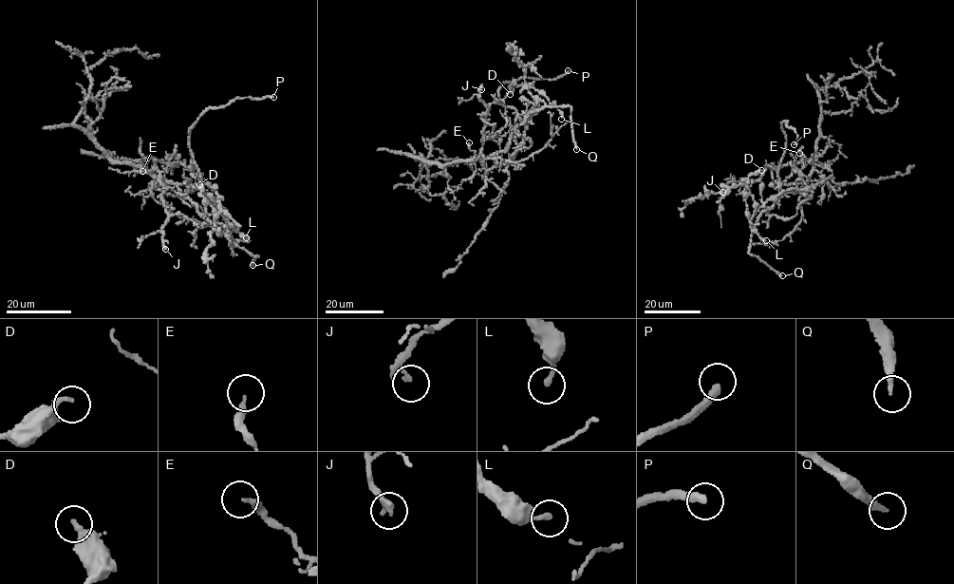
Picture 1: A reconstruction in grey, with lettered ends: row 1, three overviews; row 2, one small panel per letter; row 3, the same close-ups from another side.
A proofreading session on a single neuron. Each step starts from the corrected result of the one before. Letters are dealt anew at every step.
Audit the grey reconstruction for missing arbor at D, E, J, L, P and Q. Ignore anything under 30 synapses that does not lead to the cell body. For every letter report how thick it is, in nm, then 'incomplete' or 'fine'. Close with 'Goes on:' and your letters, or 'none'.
D: 190 nm | fine
E: 240 nm | fine
J: 240 nm | incomplete
L: 200 nm | fine
P: 320 nm | incomplete
Q: 240 nm | incomplete
Goes on: J, P, Q

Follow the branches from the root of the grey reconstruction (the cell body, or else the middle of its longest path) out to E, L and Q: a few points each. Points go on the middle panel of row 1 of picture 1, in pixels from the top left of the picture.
E: (480, 159), (474, 157), (469, 142)
L: (480, 159), (504, 150), (517, 116), (525, 120), (539, 101), (528, 88), (543, 94), (559, 111), (561, 119)
Q: (480, 159), (507, 149), (511, 133), (525, 117), (549, 106), (570, 107), (576, 149)

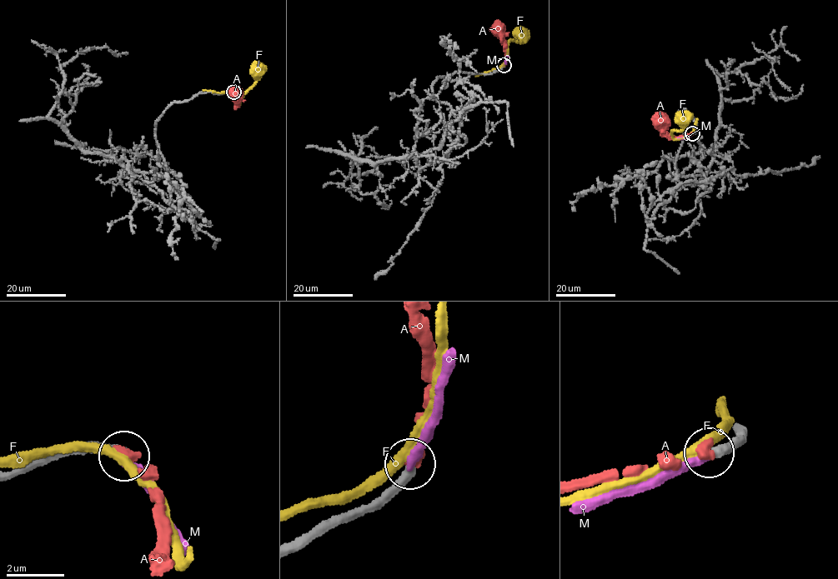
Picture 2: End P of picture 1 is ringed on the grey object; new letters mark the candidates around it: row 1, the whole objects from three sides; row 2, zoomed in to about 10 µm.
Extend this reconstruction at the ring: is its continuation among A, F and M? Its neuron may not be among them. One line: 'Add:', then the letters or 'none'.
Add: A

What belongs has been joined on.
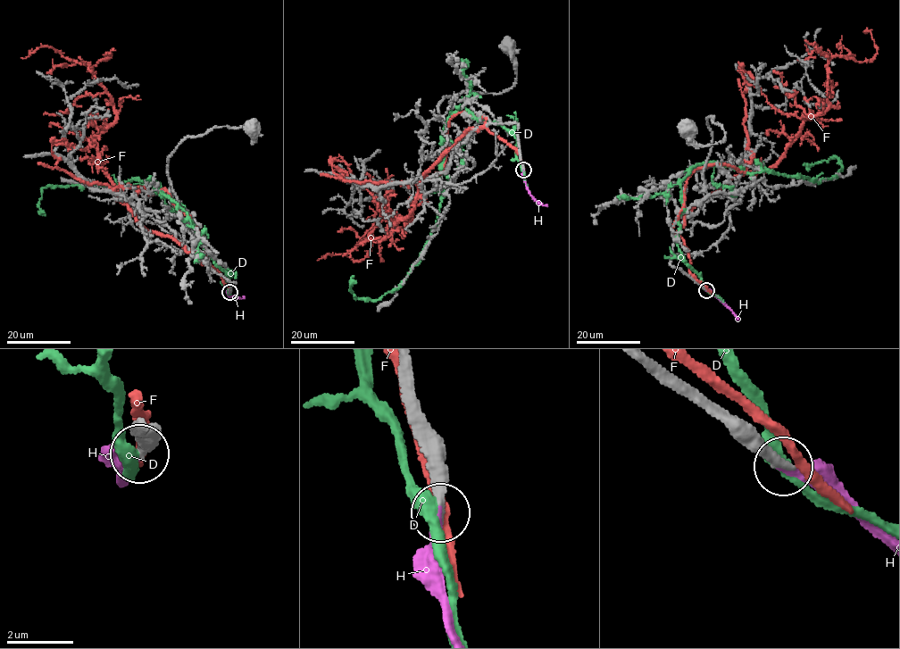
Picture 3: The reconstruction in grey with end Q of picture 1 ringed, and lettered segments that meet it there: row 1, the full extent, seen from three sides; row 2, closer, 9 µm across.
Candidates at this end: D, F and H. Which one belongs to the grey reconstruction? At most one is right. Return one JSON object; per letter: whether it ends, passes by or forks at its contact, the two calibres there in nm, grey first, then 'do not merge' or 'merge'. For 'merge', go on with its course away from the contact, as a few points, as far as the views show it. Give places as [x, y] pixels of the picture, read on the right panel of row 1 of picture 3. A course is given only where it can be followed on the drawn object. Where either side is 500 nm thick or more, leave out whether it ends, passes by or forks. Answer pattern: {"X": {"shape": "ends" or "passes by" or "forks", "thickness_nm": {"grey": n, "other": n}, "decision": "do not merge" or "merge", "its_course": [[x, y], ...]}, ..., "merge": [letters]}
{"D": {"shape": "passes by", "thickness_nm": {"grey": 340, "other": 400}, "decision": "do not merge"}, "F": {"shape": "passes by", "thickness_nm": {"grey": 220, "other": 280}, "decision": "do not merge"}, "H": {"shape": "ends", "thickness_nm": {"grey": 280, "other": 200}, "decision": "merge", "its_course": [[706, 290], [738, 319]]}, "merge": ["H"]}

